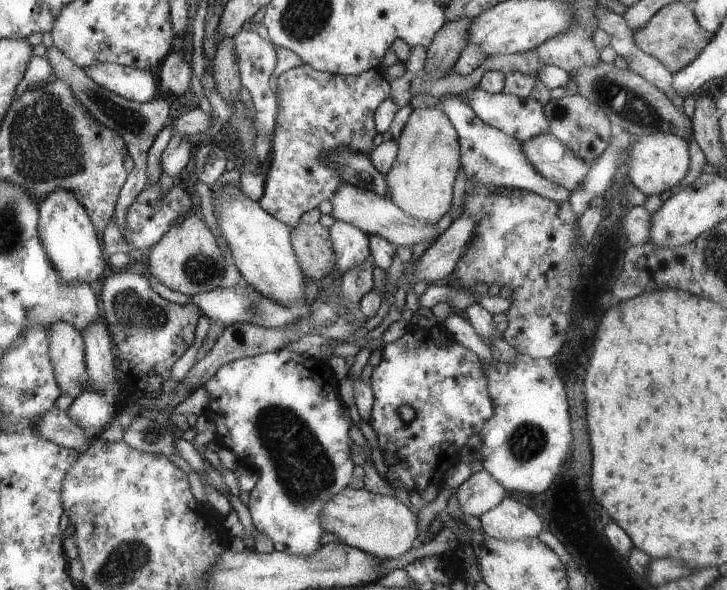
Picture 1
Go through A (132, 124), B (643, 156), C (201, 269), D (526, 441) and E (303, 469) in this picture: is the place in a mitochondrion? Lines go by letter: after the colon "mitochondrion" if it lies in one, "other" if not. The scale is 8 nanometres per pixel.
A: mitochondrion
B: other
C: mitochondrion
D: mitochondrion
E: mitochondrion

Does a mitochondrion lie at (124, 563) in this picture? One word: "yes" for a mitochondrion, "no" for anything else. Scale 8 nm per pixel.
yes

